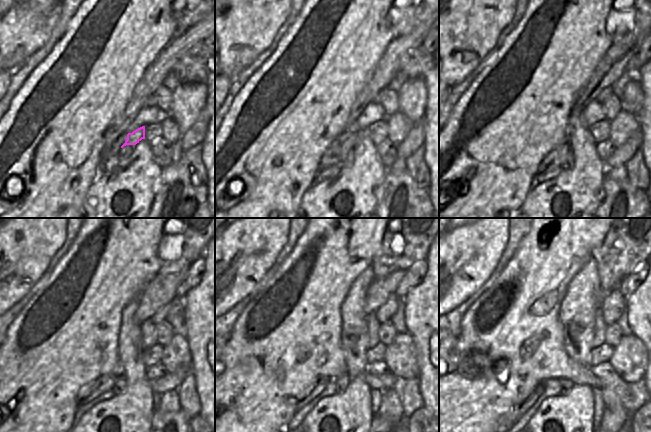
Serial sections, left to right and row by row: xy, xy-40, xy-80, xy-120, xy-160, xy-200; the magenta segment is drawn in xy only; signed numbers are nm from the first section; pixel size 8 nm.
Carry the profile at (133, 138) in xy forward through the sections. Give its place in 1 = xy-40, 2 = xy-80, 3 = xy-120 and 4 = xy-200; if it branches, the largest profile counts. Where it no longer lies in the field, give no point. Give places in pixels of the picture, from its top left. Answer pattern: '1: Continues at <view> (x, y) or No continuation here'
1: Continues at xy-40 (328, 160)
2: Continues at xy-80 (552, 160)
3: Continues at xy-120 (103, 384)
4: Continues at xy-200 (518, 410).

